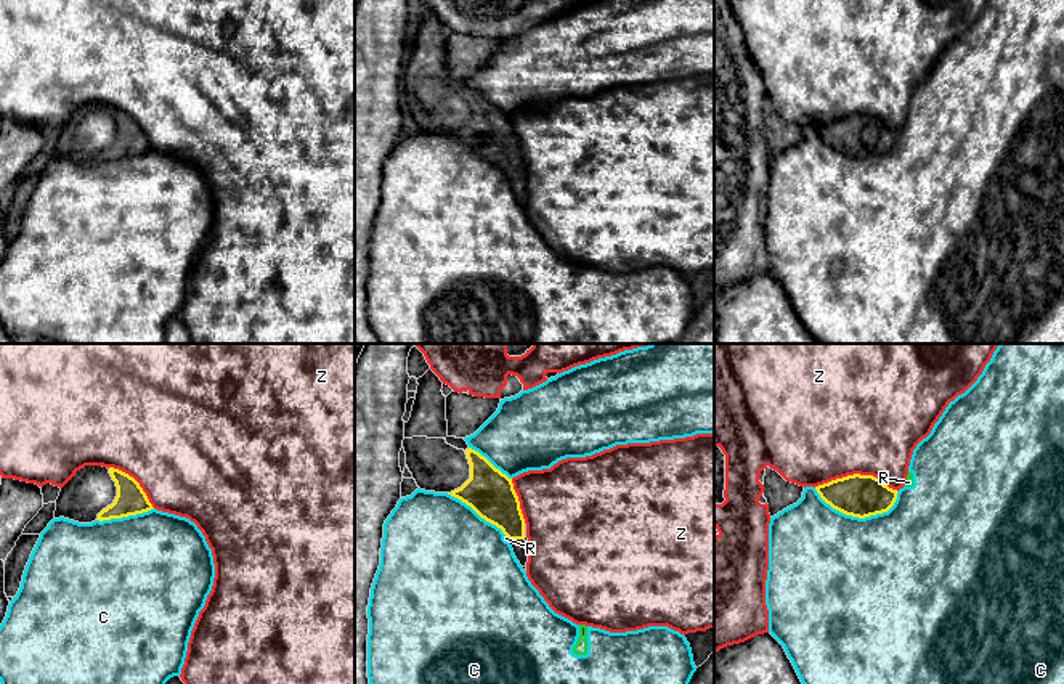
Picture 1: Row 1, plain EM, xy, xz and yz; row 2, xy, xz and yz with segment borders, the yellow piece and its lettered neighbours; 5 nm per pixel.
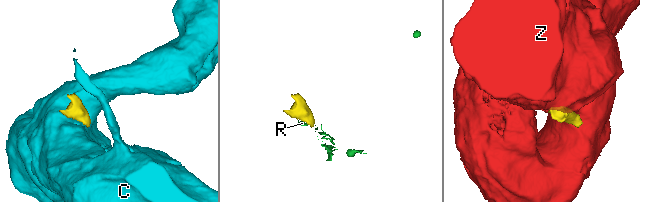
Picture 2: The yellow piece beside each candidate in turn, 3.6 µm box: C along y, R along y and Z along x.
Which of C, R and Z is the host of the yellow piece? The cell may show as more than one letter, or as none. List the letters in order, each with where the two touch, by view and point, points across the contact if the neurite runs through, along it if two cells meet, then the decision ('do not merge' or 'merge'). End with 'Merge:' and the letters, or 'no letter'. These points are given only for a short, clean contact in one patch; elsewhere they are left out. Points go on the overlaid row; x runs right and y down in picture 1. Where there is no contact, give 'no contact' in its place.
C: contact yz (859, 517); do not merge
R: contact xz (507, 537); border xz (506, 535), (509, 538); do not merge
Z: contact yz (856, 474); do not merge
Merge: no letter

